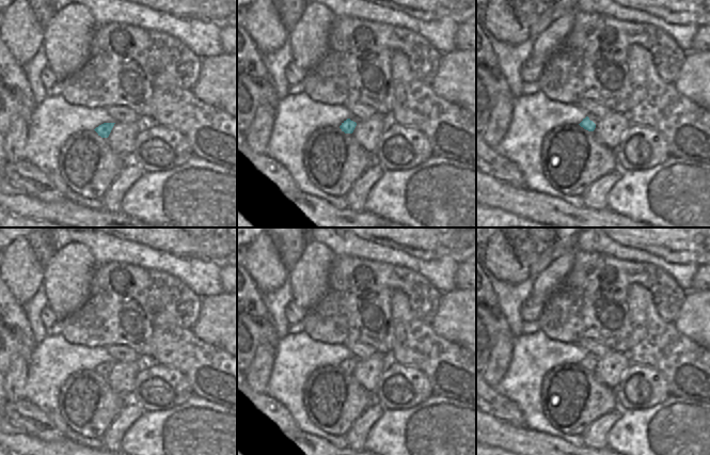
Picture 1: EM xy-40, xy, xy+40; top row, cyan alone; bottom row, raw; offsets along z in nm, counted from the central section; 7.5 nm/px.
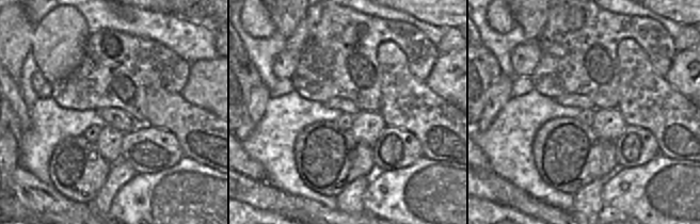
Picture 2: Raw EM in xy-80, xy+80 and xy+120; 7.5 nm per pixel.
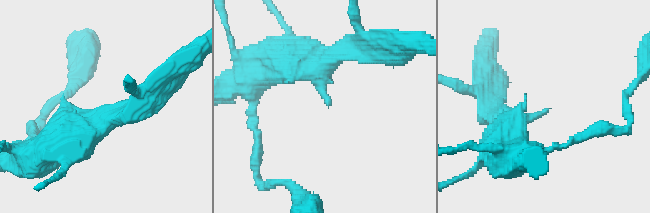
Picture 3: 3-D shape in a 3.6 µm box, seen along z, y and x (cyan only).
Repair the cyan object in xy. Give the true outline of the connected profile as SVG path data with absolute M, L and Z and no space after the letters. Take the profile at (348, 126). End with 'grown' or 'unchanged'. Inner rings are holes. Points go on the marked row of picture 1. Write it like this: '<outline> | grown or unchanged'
M347 119L346 121L344 121L342 123L342 125L340 126L340 128L342 129L342 131L344 131L345 134L352 134L354 128L357 126L357 123L351 121L350 119Z | unchanged

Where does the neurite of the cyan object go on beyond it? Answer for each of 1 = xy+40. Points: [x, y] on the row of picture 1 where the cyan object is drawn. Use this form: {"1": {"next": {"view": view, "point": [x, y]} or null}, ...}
{"1": {"next": null}}

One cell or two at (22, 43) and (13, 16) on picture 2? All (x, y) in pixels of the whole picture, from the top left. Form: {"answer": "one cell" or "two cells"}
{"answer": "one cell"}

